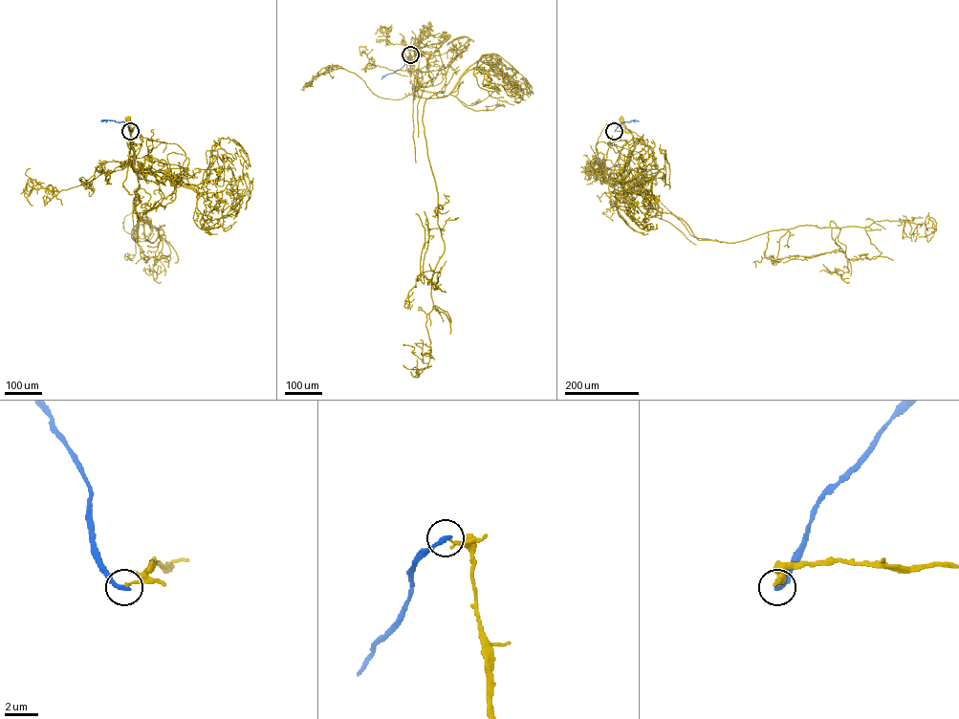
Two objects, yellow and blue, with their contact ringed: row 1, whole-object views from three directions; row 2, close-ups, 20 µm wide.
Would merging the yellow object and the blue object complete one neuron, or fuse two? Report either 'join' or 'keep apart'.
keep apart

